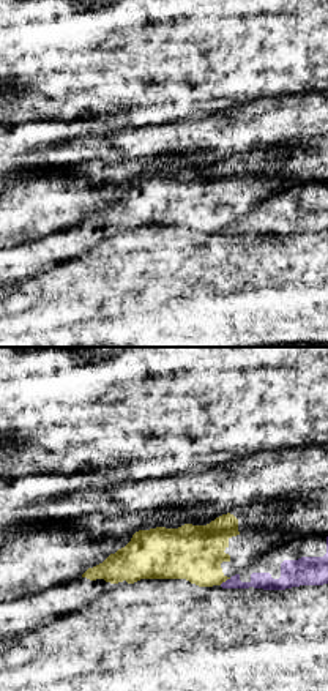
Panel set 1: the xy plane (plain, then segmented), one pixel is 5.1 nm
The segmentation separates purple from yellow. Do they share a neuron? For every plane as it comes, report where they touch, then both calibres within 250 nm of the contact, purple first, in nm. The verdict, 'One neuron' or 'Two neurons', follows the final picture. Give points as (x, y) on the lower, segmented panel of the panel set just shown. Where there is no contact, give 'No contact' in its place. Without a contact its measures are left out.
Touches purple at (226, 581). Thickness 80 nm (purple) against 280 nm

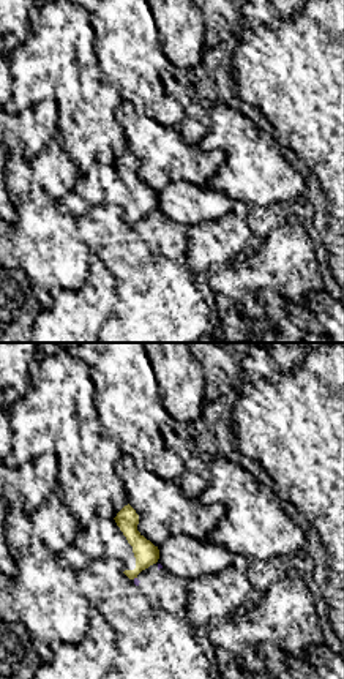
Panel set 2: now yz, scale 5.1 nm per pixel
No contact

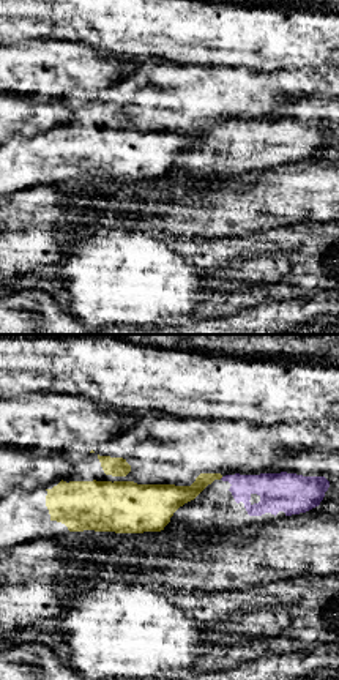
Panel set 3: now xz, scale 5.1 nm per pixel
No contact

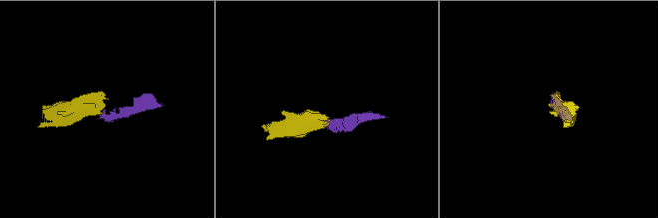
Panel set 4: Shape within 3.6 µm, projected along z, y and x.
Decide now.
Two neurons

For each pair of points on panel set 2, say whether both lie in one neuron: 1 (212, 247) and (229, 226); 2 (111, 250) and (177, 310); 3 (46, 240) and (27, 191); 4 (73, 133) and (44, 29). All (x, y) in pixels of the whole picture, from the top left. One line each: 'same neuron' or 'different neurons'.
1: same neuron
2: same neuron
3: same neuron
4: same neuron

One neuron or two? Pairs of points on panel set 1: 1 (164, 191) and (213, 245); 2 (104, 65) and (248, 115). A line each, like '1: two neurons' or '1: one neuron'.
1: two neurons
2: two neurons

